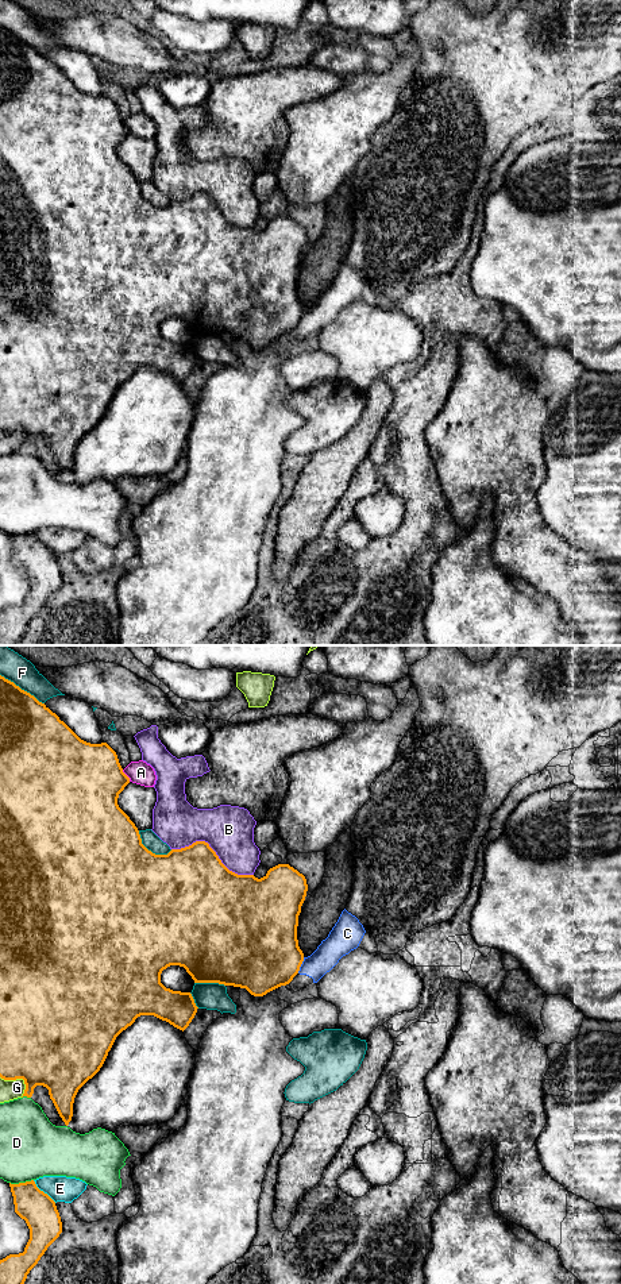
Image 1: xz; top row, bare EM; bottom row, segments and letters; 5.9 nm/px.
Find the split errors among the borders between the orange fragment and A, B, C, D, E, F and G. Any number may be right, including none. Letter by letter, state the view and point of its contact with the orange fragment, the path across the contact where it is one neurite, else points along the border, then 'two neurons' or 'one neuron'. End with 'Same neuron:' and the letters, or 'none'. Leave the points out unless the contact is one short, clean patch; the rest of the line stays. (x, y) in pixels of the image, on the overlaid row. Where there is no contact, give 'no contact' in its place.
A: contact xz (126, 775); two neurons
B: contact xz (213, 851); two neurons
C: contact xz (300, 966); border xz (304, 957), (297, 972); two neurons
D: contact xz (20, 1183); two neurons
E: contact xz (42, 1191); two neurons
F: contact xz (20, 689); two neurons
G: contact xz (19, 1078); two neurons
Same neuron: none

